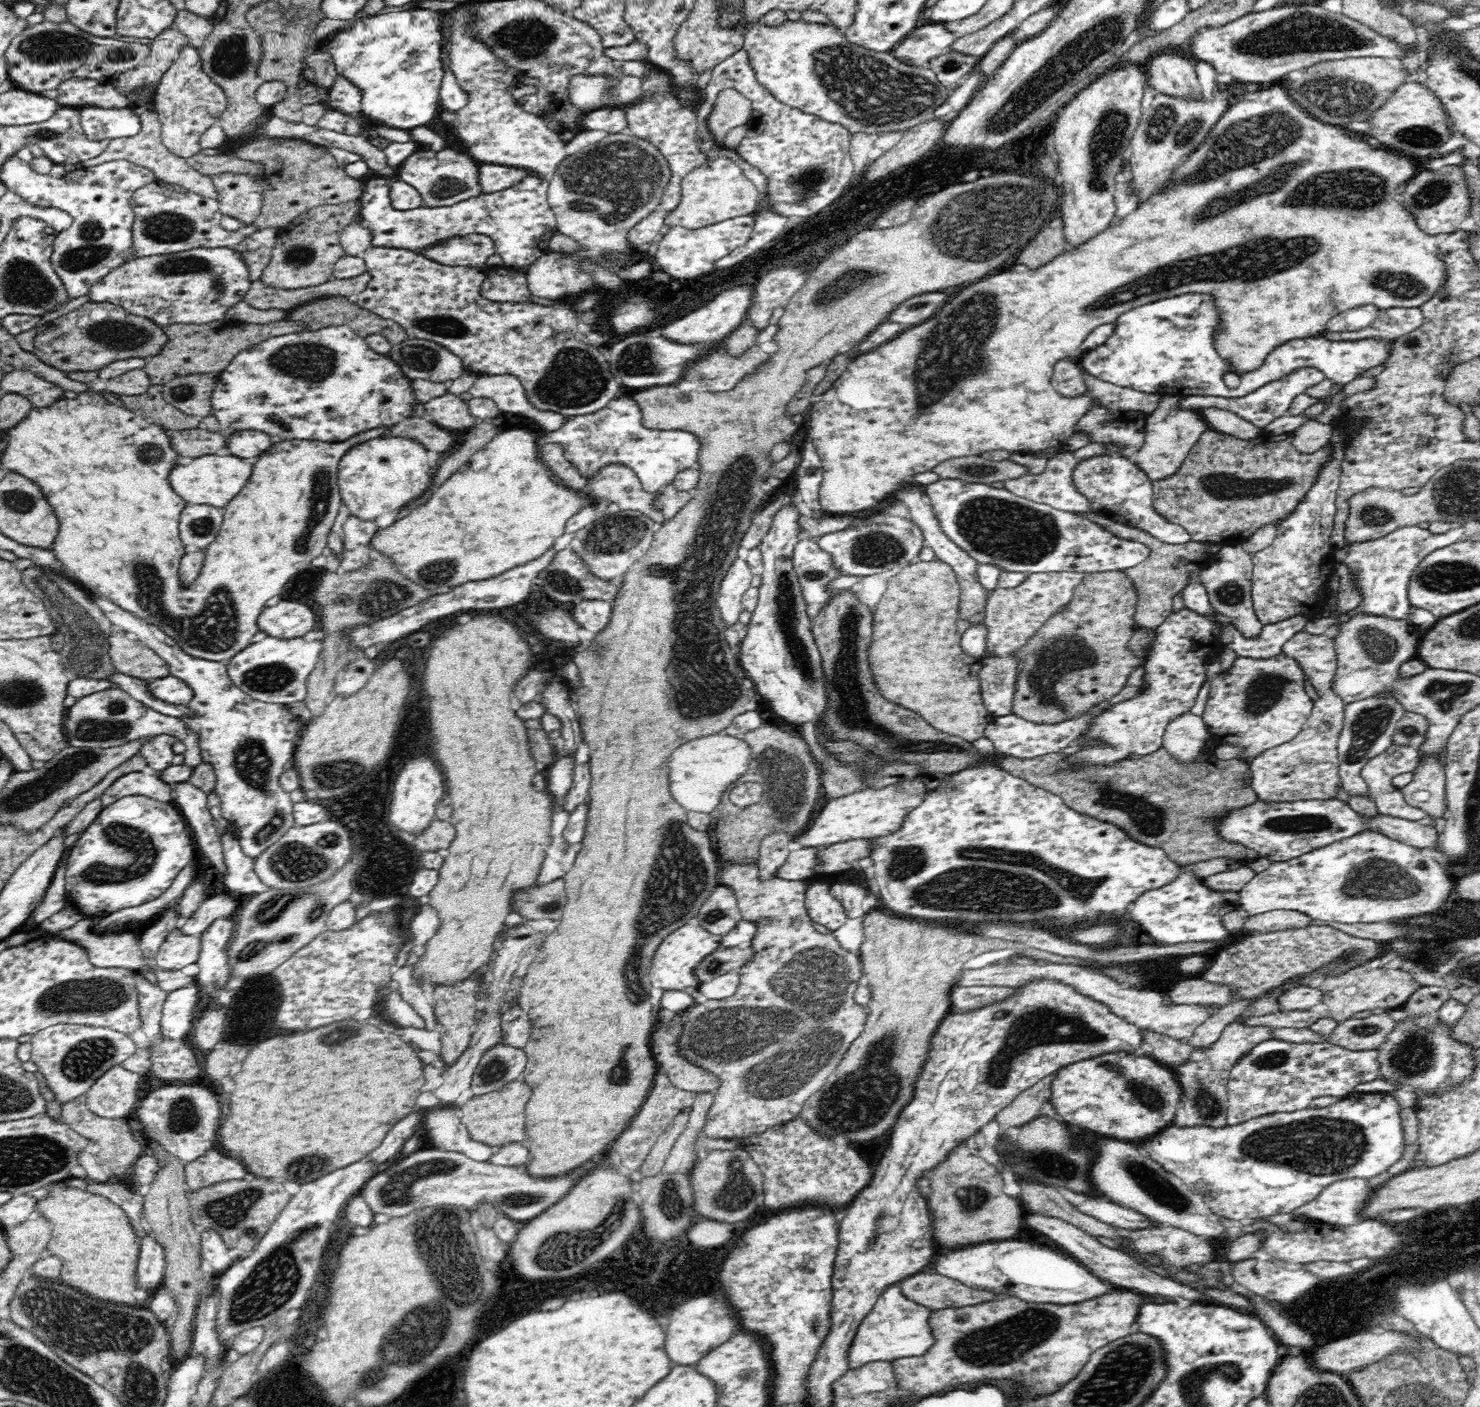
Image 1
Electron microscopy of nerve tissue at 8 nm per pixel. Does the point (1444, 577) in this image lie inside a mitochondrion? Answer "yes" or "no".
yes

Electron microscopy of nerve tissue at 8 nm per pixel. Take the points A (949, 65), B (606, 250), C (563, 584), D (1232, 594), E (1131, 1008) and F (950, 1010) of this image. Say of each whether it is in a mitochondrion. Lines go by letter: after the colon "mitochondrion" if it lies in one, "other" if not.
A: mitochondrion
B: other
C: mitochondrion
D: mitochondrion
E: other
F: other

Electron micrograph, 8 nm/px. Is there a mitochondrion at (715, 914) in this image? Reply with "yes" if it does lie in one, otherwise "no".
yes

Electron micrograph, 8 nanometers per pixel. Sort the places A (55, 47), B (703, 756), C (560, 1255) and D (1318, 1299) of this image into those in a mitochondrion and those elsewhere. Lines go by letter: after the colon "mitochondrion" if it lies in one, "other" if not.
A: mitochondrion
B: other
C: mitochondrion
D: other

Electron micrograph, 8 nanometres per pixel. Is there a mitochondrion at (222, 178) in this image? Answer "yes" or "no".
no

